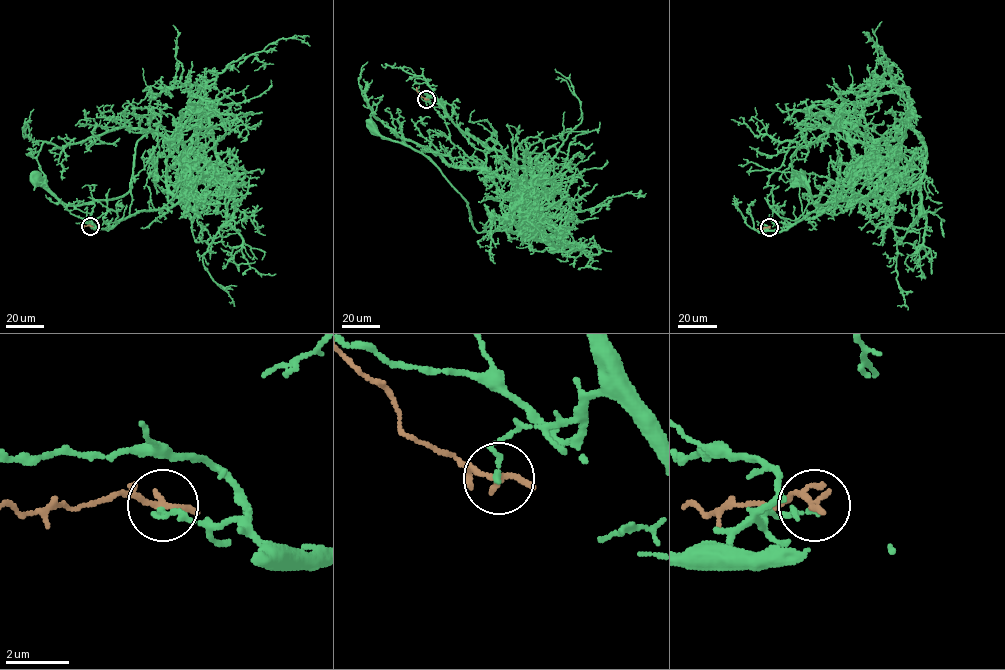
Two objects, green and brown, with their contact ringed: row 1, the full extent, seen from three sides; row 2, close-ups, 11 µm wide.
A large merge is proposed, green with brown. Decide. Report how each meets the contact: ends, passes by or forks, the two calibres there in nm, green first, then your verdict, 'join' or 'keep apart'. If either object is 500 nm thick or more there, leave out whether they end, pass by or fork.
green ends; brown passes by; calibres 150 and 180 nm; keep apart

